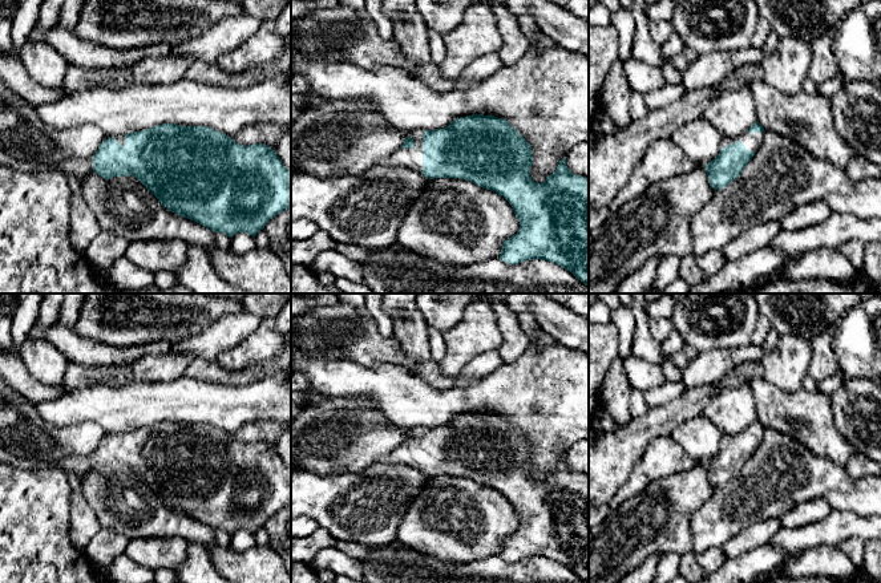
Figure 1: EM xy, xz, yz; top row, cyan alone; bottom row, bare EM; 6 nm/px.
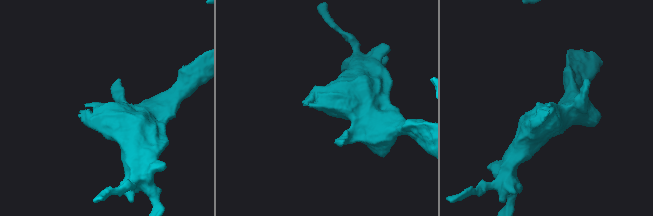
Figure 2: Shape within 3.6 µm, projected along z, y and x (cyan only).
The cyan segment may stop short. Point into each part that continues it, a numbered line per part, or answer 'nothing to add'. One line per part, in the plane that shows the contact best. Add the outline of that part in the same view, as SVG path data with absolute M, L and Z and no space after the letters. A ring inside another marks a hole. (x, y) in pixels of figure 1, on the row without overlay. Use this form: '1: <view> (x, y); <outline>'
1: xz (411, 456); M423 426L407 429L405 434L412 434L415 438L413 446L399 446L389 456L377 458L380 463L404 463L407 466L423 469Z

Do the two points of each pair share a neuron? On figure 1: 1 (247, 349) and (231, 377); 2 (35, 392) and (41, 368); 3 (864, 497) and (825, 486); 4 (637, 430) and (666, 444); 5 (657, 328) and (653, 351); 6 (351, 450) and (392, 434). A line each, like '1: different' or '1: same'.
1: different
2: different
3: same
4: different
5: different
6: same

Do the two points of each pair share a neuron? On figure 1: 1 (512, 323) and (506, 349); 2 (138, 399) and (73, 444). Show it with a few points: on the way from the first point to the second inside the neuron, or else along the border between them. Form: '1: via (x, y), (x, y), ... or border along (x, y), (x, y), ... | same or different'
1: via (512, 330), (512, 343) | same
2: border along (67, 425), (96, 422), (105, 433) | different

